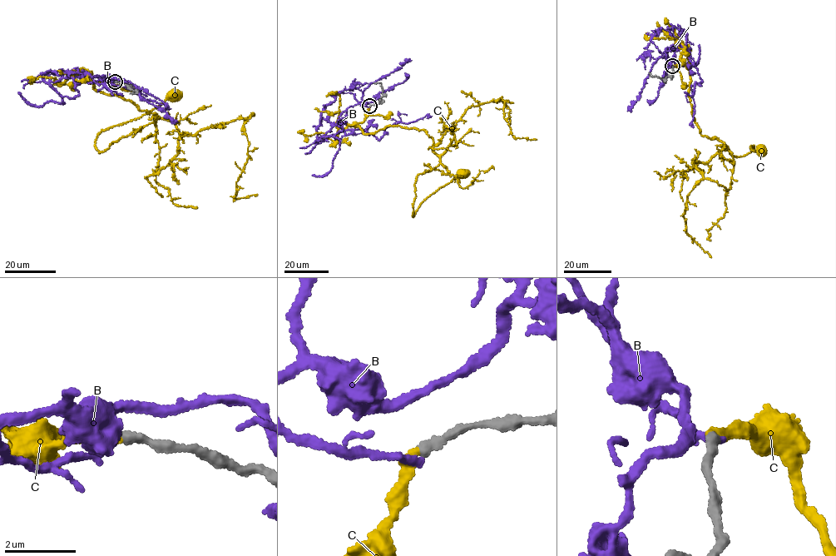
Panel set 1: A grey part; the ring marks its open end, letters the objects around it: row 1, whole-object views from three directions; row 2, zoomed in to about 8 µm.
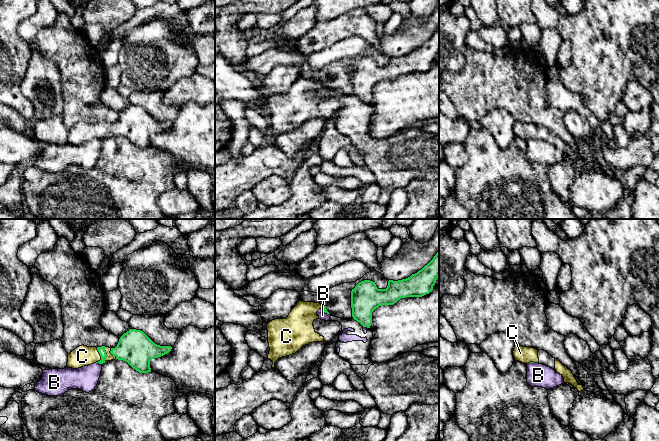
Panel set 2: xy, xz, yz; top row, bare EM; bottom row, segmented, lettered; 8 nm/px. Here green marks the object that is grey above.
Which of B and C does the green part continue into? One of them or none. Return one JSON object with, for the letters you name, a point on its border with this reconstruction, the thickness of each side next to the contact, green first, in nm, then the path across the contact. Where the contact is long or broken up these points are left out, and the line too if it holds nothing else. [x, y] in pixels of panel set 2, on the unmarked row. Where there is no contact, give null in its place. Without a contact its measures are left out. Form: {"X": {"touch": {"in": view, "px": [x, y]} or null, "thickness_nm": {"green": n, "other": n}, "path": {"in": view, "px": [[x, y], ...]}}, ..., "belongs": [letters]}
{"C": {"touch": {"in": "xy", "px": [100, 131]}, "thickness_nm": {"green": 60, "other": 160}, "path": {"in": "xy", "px": [[101, 126], [100, 131], [82, 132]]}}, "belongs": ["C"]}

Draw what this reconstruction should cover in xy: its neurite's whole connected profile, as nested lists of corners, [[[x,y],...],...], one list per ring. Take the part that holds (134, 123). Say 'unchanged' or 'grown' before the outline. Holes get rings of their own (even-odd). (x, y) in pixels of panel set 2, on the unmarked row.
grown; [[[129,105],[115,124],[79,122],[68,130],[67,143],[78,145],[94,139],[123,136],[139,149],[151,148],[150,137],[171,127],[171,122],[155,120],[143,107]]]

